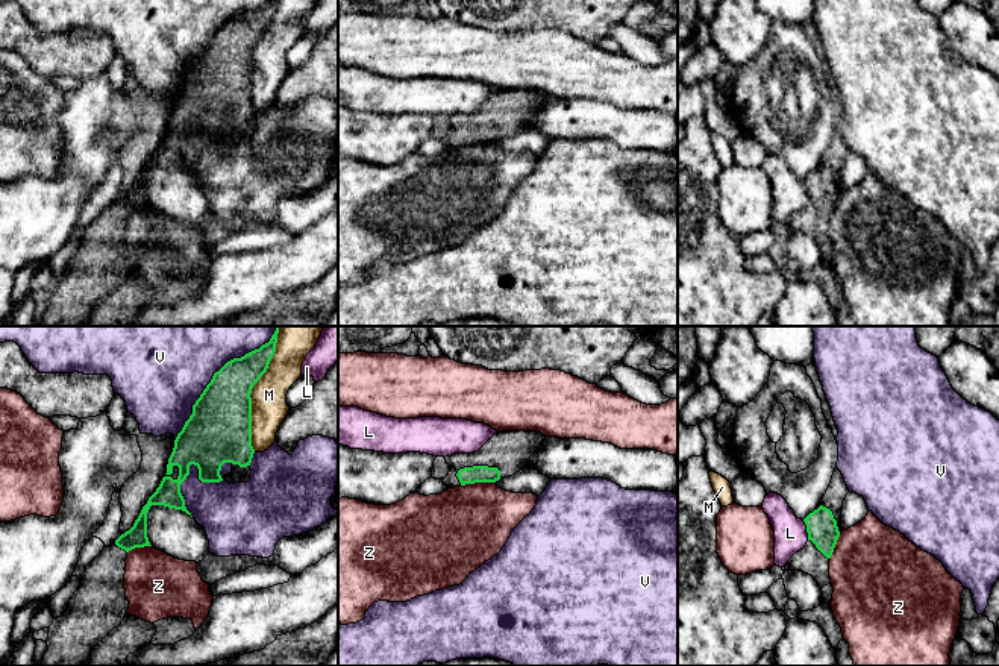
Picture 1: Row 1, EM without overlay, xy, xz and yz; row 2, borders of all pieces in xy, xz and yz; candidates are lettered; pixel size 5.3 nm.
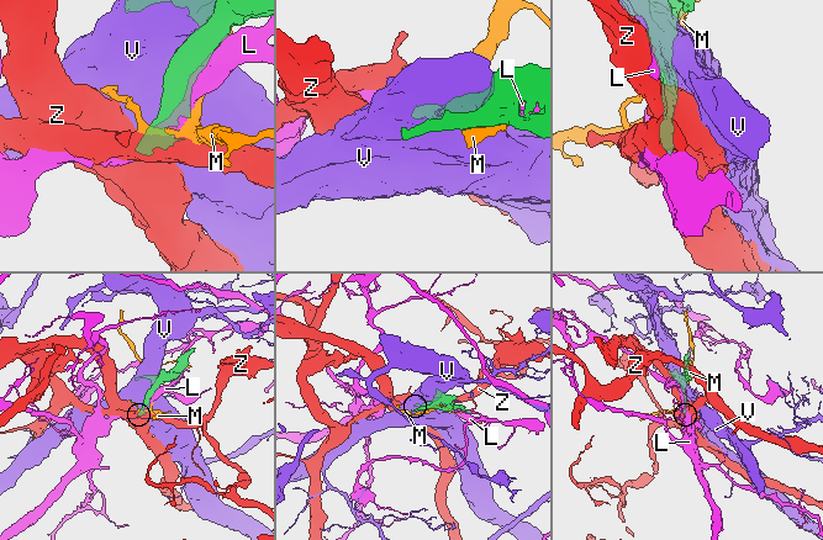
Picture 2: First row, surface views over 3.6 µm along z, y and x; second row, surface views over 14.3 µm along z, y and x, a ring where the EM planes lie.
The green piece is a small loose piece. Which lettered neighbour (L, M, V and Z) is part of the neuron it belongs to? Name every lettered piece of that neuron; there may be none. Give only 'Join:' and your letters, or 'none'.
Join: none

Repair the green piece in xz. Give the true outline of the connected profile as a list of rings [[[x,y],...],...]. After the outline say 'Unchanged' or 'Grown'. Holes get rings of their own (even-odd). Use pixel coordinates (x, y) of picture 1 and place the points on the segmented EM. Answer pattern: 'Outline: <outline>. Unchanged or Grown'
Outline: [[[535,431],[497,432],[478,452],[446,457],[450,472],[443,482],[455,489],[512,476],[528,466],[528,458],[544,440],[546,435]]]. Grown

